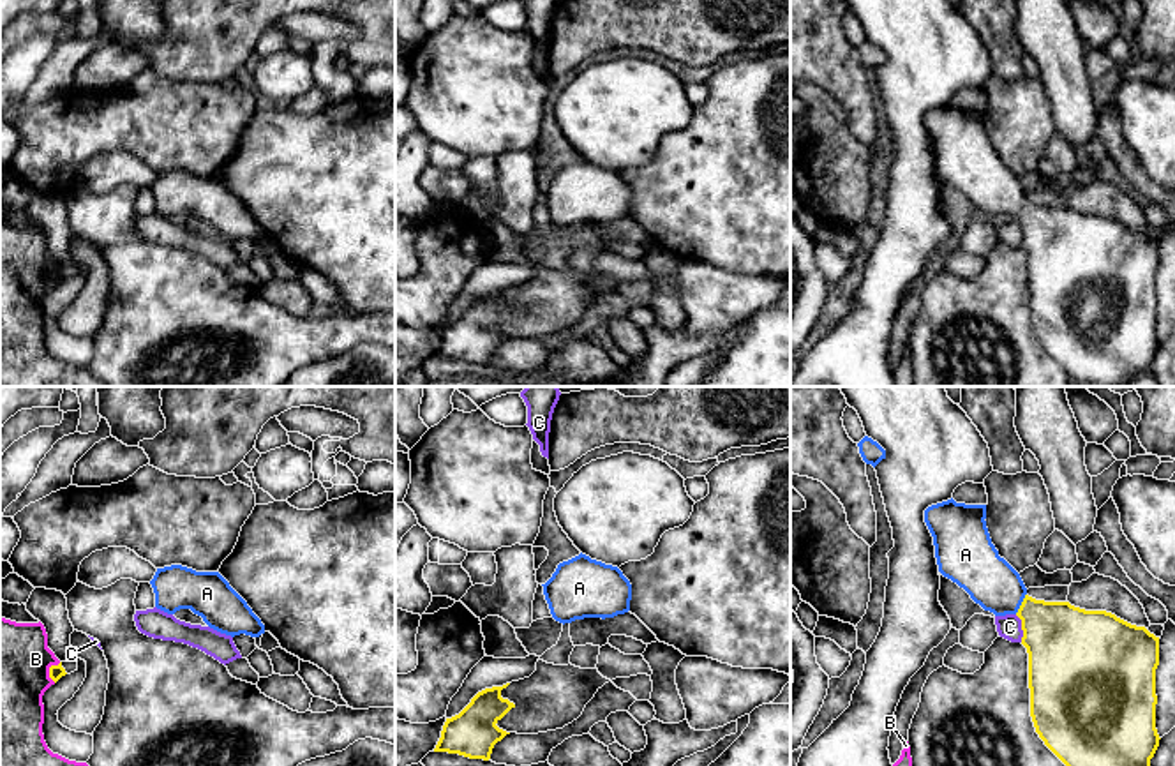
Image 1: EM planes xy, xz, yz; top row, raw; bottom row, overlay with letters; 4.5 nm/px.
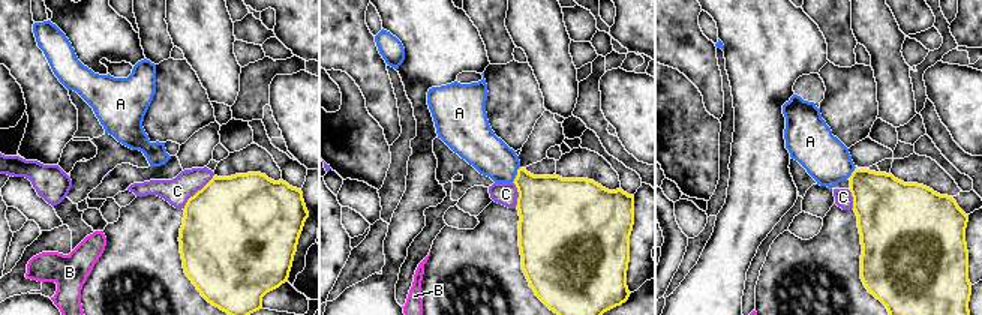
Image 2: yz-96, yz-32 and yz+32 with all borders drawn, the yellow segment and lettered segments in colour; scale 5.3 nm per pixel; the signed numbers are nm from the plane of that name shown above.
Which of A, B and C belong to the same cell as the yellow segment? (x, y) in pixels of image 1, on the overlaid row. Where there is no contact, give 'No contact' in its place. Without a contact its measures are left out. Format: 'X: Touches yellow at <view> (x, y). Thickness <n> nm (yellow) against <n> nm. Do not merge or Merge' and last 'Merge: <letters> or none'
A: Touches yellow at yz (1022, 604). Thickness 340 nm (yellow) against 240 nm. Merge
B: Touches yellow at xy (50, 669). Thickness 60 nm (yellow) against 440 nm. Do not merge
C: Touches yellow at yz (1022, 629). Thickness 400 nm (yellow) against 110 nm. Do not merge
Merge: A

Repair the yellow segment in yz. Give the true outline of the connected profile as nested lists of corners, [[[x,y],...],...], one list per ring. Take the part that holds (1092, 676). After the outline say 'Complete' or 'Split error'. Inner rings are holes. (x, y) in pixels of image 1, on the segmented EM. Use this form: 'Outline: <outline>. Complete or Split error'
Outline: [[[953,498],[924,510],[939,572],[984,611],[1022,620],[1030,717],[1039,738],[1066,766],[1150,766],[1161,740],[1156,729],[1159,637],[1106,611],[1029,597],[1020,574],[992,544],[984,519],[986,505]]]. Split error

